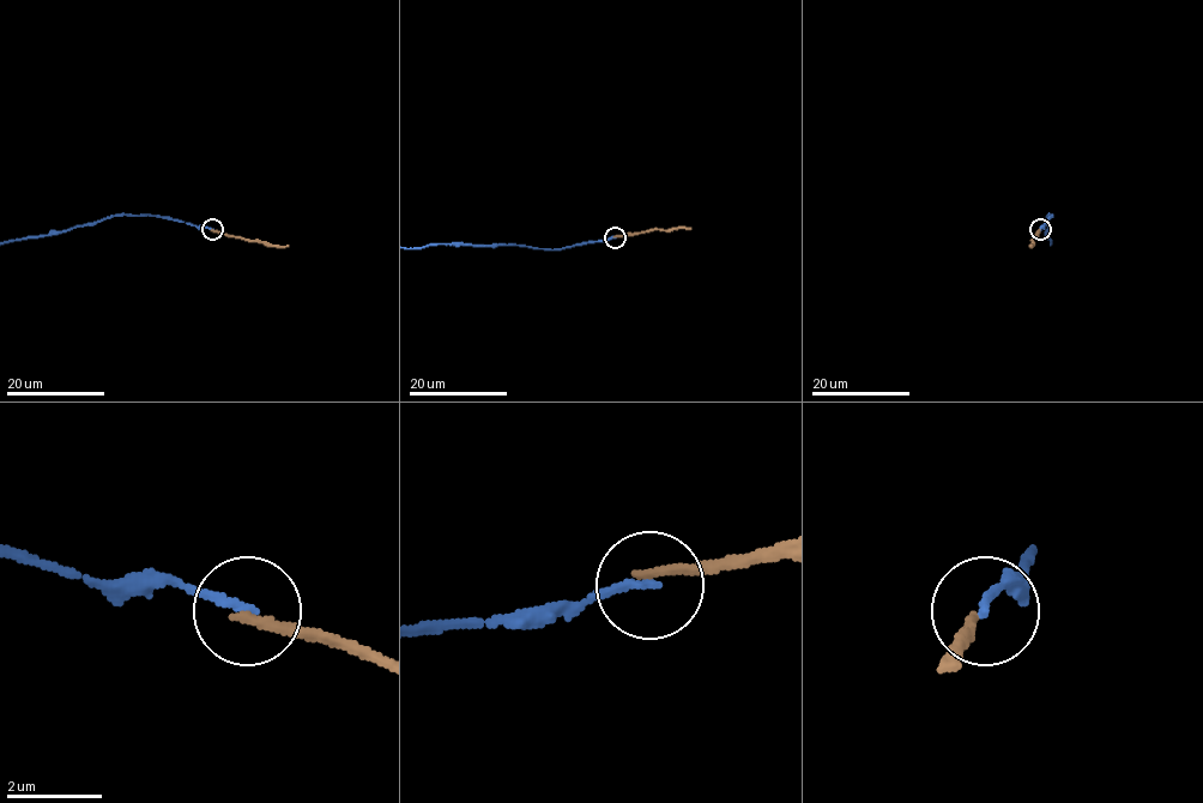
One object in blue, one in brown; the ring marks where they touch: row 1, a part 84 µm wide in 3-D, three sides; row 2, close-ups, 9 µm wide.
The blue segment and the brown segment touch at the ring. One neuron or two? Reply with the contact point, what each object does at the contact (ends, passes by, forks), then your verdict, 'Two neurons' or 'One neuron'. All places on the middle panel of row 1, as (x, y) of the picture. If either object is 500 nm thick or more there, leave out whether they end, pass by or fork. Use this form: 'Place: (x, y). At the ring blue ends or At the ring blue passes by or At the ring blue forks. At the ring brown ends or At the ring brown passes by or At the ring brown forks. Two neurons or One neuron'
Place: (615, 237). At the ring blue ends. At the ring brown ends. Two neurons

